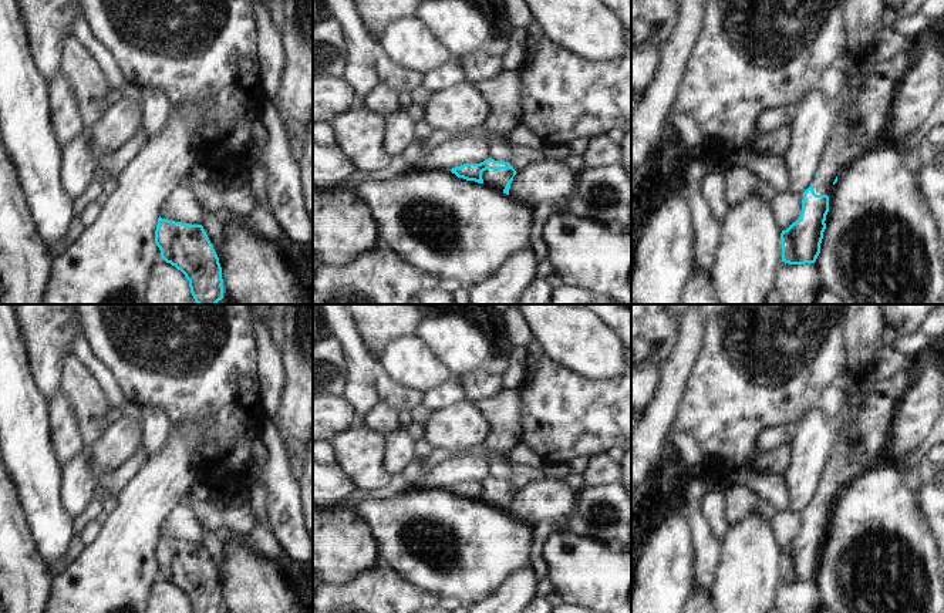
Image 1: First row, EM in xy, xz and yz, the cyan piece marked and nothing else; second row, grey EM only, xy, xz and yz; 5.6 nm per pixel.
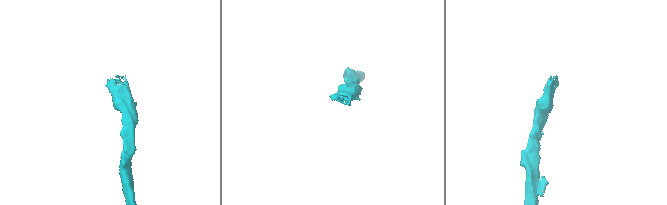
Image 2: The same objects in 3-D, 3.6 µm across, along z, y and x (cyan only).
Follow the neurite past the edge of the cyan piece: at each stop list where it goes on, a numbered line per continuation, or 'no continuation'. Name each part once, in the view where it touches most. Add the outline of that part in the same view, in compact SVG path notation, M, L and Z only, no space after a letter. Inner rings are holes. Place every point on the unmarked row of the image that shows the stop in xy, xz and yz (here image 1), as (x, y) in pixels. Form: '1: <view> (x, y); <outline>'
1: xz (494, 497); M486 488L482 491L483 503L498 509L503 509L512 495L512 488Z

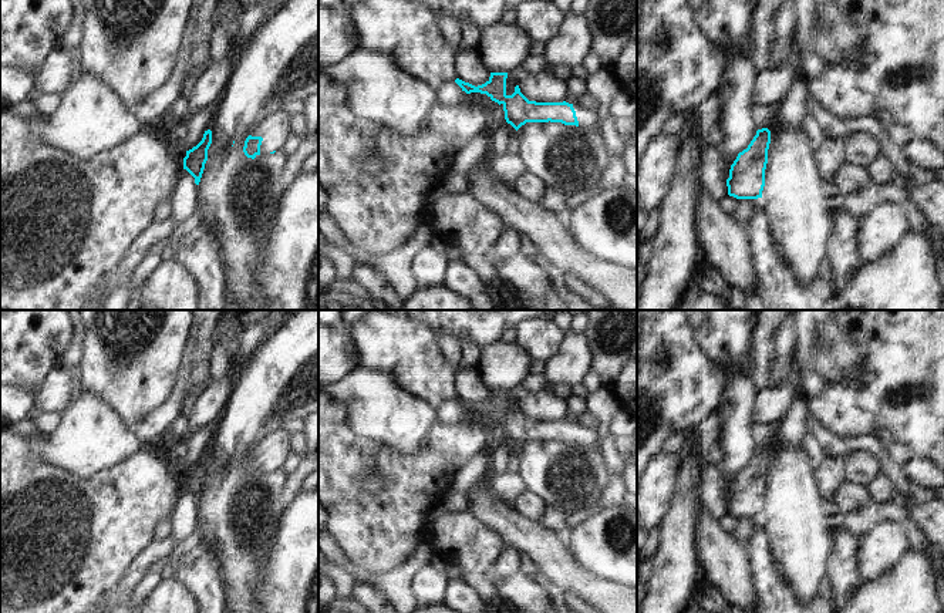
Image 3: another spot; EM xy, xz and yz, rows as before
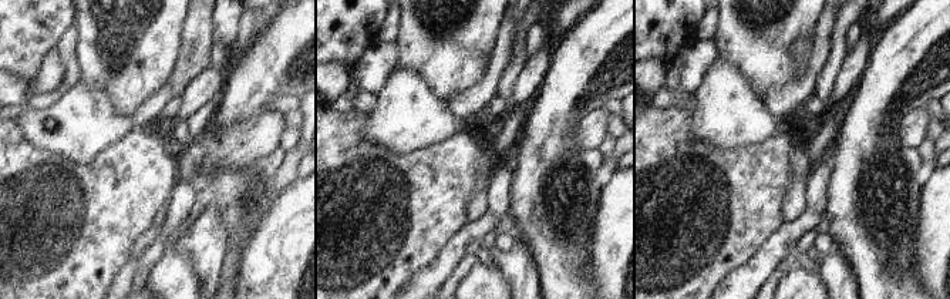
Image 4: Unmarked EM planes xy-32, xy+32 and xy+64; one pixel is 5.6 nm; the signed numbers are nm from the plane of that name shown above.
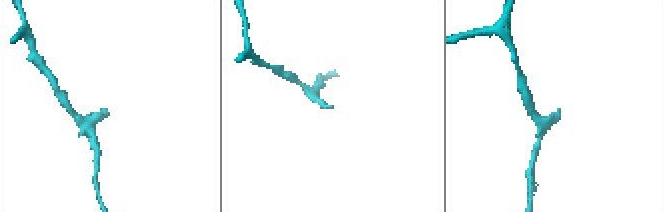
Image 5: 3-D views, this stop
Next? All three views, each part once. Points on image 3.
1: xz (586, 424); M583 412L577 415L576 421L573 422L576 430L576 435L579 439L579 445L586 448L587 451L593 452L599 448L597 444L597 415L593 412Z

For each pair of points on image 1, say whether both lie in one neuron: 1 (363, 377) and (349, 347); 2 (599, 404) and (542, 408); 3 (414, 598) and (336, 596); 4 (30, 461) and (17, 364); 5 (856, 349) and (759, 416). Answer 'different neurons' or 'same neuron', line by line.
1: same neuron
2: same neuron
3: same neuron
4: same neuron
5: different neurons

